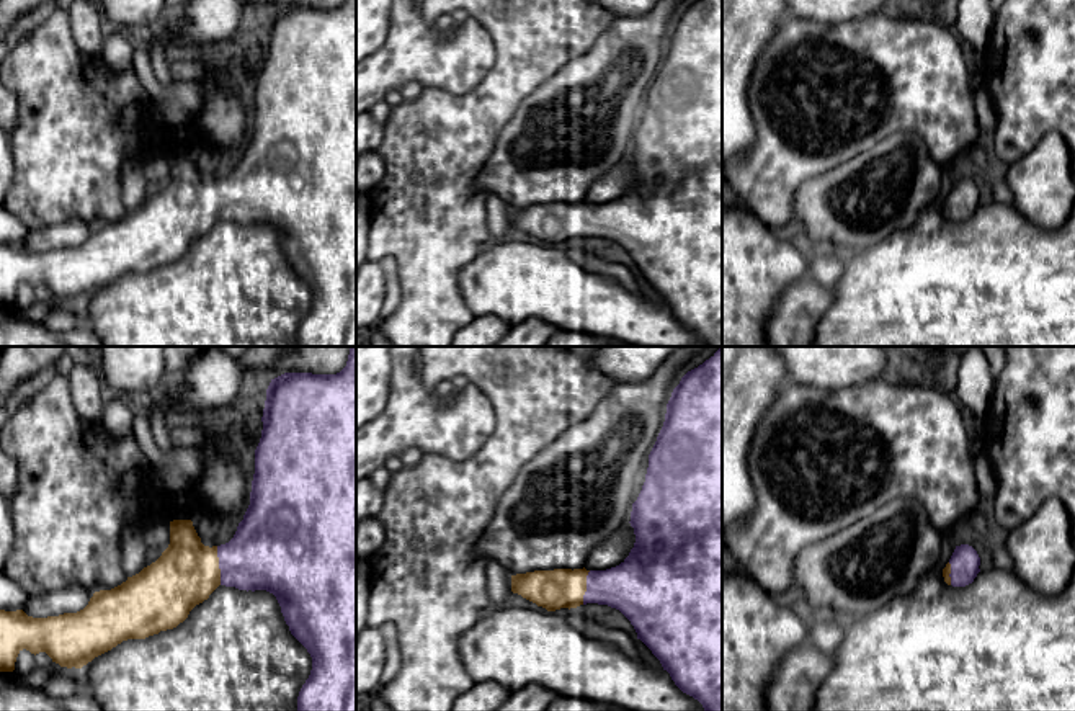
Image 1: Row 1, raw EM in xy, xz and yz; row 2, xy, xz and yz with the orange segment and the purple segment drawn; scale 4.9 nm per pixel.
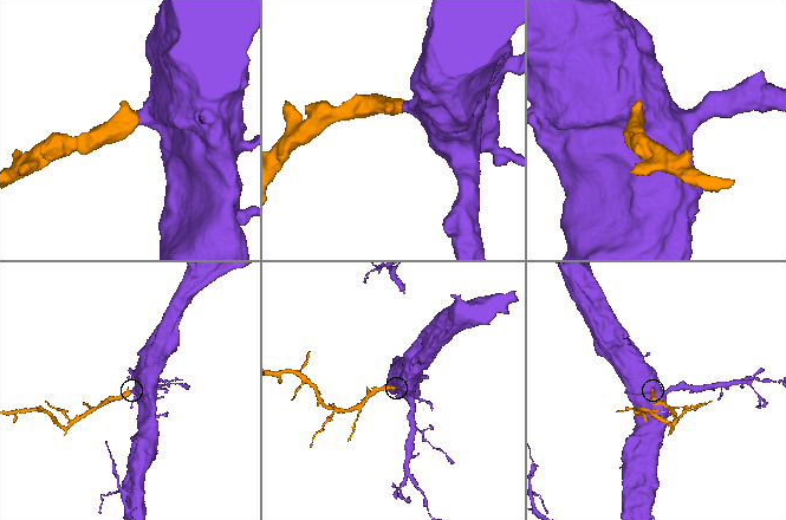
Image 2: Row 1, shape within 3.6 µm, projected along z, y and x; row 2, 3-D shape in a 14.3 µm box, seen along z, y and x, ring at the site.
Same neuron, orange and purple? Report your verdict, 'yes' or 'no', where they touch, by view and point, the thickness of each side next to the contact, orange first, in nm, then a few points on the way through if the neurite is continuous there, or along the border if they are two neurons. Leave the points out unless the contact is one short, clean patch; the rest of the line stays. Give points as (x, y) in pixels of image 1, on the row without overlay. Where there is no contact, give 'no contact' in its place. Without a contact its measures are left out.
yes; contact xy (218, 200); calibres 320 and 360 nm; way xy (187, 206), (218, 200), (267, 187)

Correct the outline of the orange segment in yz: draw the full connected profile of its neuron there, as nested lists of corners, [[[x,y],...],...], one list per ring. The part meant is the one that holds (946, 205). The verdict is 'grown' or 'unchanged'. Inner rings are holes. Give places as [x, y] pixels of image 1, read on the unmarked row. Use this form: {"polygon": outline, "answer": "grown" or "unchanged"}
{"polygon": [[[969,178],[956,180],[949,196],[943,203],[943,211],[948,219],[966,221],[974,216],[980,206],[980,191]]], "answer": "grown"}

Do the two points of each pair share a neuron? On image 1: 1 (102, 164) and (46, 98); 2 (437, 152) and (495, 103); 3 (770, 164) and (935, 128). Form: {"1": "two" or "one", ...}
{"1": "one", "2": "one", "3": "one"}

